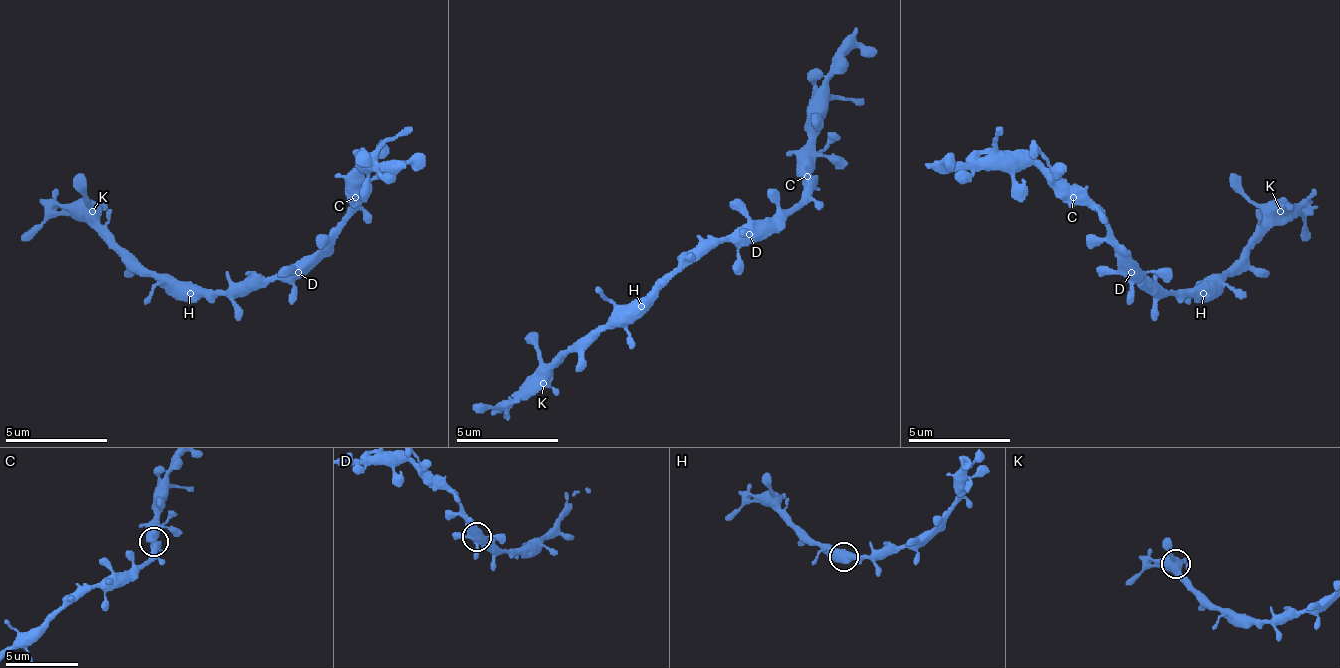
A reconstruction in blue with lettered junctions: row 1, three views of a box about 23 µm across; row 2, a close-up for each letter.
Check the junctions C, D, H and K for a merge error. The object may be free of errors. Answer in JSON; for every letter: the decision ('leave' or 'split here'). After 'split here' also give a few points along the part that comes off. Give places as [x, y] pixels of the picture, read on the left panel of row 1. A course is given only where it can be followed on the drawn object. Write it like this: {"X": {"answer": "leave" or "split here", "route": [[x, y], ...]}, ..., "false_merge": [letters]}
{"C": {"answer": "leave"}, "D": {"answer": "leave"}, "H": {"answer": "leave"}, "K": {"answer": "leave"}, "false_merge": []}

